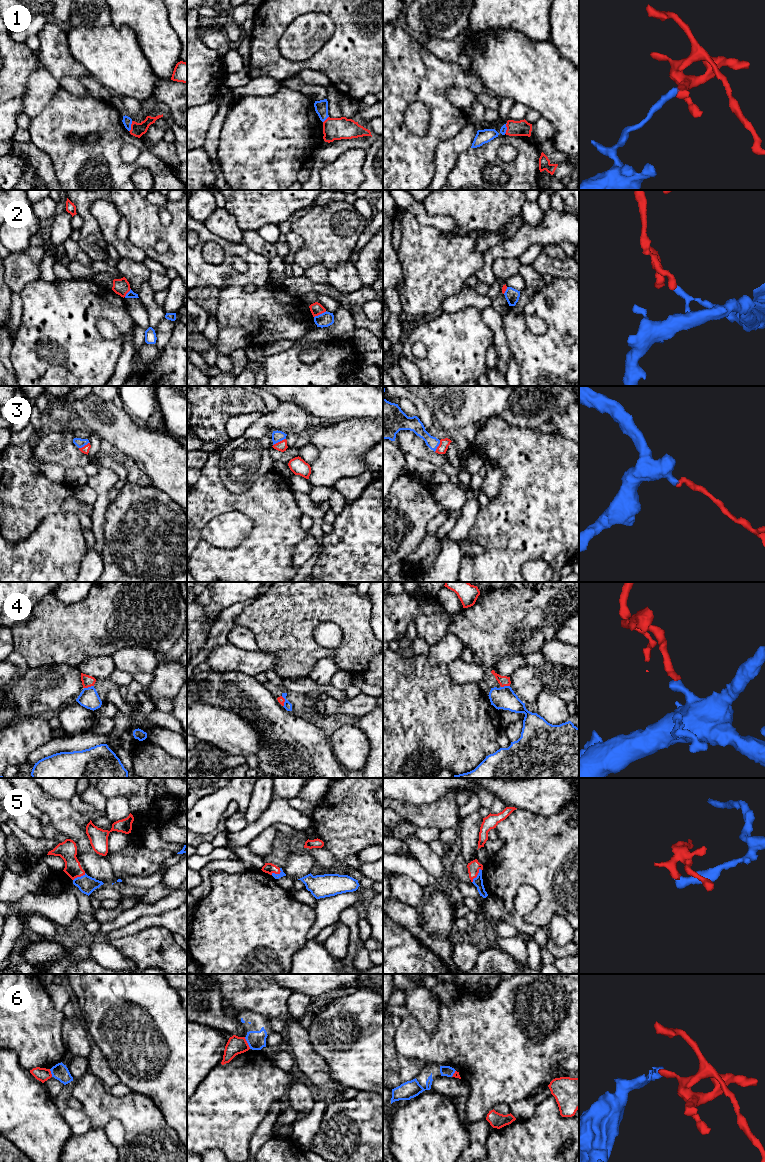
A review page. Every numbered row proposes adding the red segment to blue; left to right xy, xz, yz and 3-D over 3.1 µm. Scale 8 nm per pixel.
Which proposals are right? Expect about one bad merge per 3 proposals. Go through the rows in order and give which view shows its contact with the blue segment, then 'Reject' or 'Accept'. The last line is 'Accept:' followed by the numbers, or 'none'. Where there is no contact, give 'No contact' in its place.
1: Touches blue in xy. Reject
2: Touches blue in xz. Reject
3: Touches blue in xz. Accept
4: Touches blue in xy. Accept
5: Touches blue in yz. Accept
6: Touches blue in xz. Reject
Accept: 3, 4, 5

